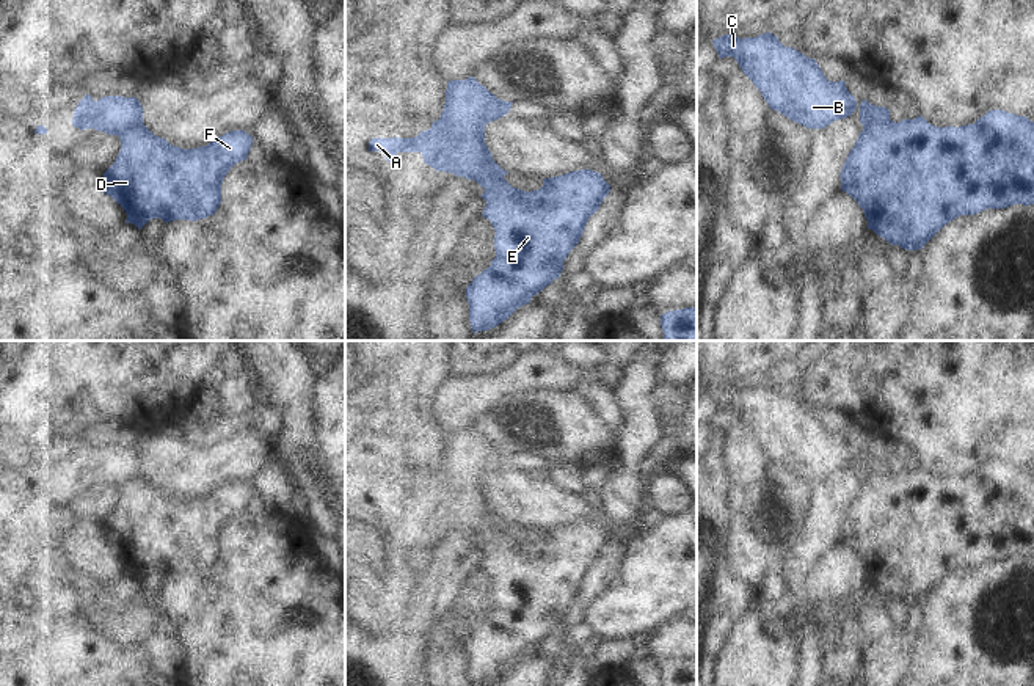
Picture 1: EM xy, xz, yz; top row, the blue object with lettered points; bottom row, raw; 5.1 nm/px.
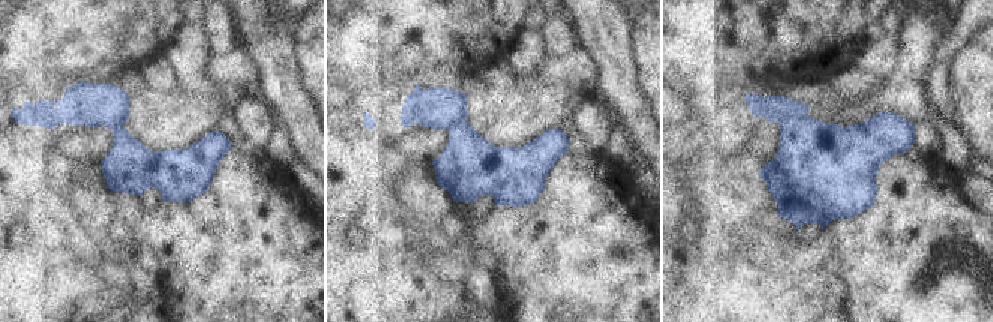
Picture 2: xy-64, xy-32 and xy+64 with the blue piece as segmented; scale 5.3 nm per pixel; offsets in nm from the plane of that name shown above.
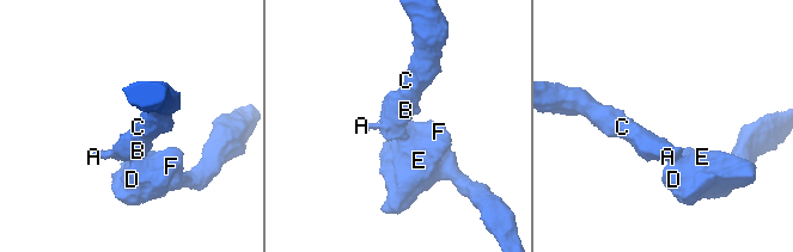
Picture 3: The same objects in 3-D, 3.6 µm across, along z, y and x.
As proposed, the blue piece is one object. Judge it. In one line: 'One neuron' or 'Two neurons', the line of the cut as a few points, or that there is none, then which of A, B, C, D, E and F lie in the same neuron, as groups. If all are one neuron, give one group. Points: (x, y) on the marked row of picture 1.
Two neurons. Split along xz (491, 159), (490, 170), (474, 179). Groups: A B C / D E F.

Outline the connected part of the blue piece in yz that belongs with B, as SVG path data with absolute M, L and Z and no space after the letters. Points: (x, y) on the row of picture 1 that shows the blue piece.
M770 31L744 39L723 35L712 44L719 58L737 61L770 110L808 129L824 129L858 107L846 82L827 80L816 60L785 47Z

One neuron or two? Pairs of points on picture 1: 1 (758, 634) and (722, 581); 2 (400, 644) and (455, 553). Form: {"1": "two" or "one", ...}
{"1": "two", "2": "one"}

